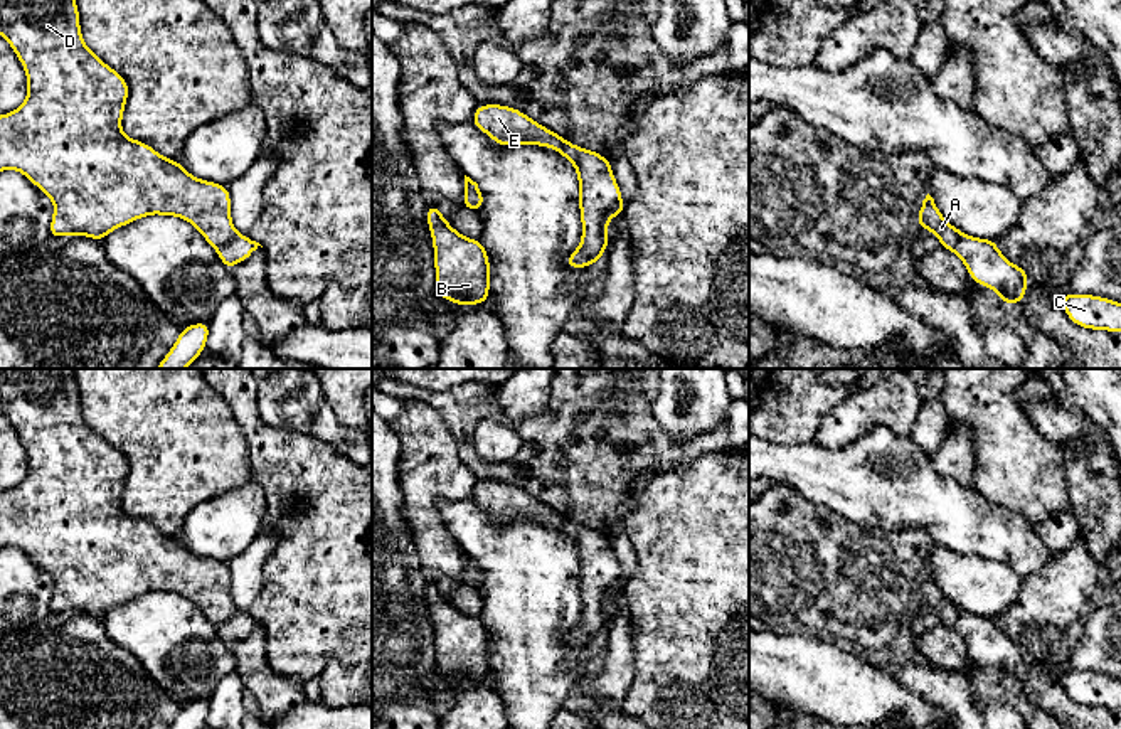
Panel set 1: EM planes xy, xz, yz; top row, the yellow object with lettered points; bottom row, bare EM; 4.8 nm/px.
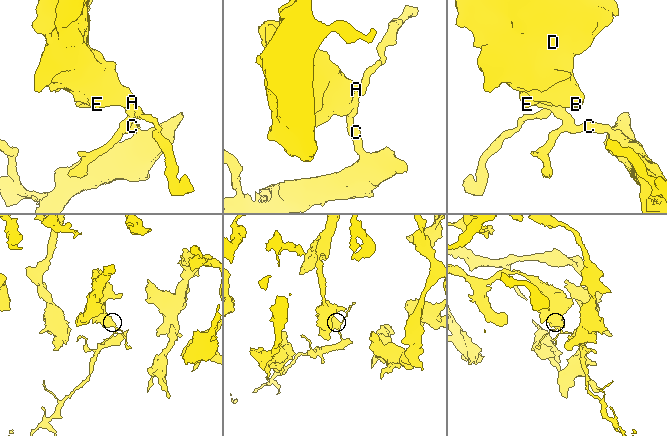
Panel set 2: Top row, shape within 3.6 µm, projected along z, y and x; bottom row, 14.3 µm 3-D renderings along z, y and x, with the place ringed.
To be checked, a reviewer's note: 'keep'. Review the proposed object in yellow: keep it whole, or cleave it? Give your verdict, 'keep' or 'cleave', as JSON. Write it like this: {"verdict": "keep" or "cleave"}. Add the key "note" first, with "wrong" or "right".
{"note": "wrong", "verdict": "cleave"}

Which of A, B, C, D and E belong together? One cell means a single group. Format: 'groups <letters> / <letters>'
groups A B D E / C

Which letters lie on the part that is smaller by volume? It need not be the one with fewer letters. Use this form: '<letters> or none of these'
C

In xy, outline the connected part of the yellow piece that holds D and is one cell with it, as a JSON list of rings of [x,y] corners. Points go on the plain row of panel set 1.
[[[0,369],[0,412],[10,421],[27,451],[29,468],[25,478],[17,487],[0,493],[0,549],[17,547],[24,551],[37,566],[54,579],[54,593],[49,601],[50,616],[59,616],[64,611],[86,613],[103,620],[103,616],[114,606],[135,599],[145,593],[173,593],[190,599],[202,615],[215,626],[222,626],[231,620],[237,608],[231,596],[231,571],[227,562],[200,557],[189,551],[178,537],[170,537],[155,529],[148,520],[131,517],[121,508],[121,497],[130,471],[126,456],[113,444],[103,439],[82,418],[79,386],[74,369]]]

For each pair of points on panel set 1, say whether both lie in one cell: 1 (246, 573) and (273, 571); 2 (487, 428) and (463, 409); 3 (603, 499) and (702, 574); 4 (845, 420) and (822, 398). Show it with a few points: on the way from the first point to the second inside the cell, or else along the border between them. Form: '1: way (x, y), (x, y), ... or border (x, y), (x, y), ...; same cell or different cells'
1: border (278, 534), (263, 566), (263, 590), (248, 608); different cells
2: border (517, 431), (505, 423), (482, 420), (472, 445); different cells
3: border (642, 492), (637, 507), (625, 519), (623, 531); different cells
4: border (834, 406), (828, 411); different cells

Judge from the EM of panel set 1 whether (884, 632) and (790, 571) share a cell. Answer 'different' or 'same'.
same

